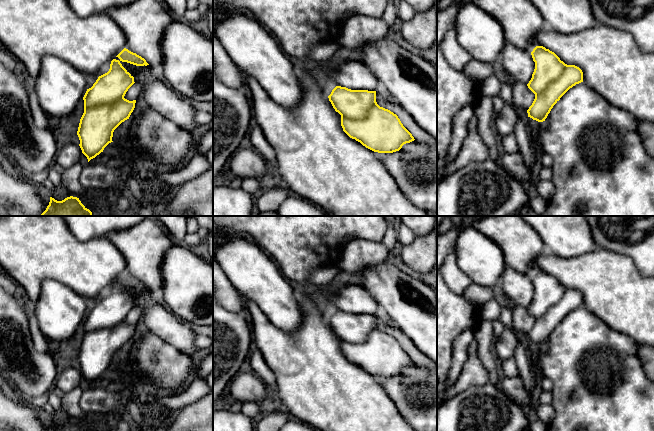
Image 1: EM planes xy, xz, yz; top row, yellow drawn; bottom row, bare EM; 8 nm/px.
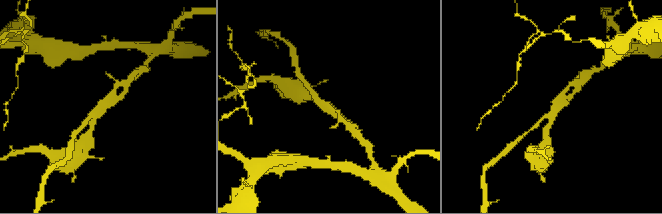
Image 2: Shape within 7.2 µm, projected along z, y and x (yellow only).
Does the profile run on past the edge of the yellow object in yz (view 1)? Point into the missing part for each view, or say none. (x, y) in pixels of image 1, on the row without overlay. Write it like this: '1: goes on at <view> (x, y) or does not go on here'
1: does not go on here

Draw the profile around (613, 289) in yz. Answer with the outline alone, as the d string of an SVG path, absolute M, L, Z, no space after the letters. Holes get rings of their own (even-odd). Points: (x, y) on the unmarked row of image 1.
M598 248L581 256L563 259L546 251L535 260L534 271L536 270L554 276L567 289L579 291L583 296L583 306L610 328L625 333L637 344L654 345L654 277L643 276L628 255Z

